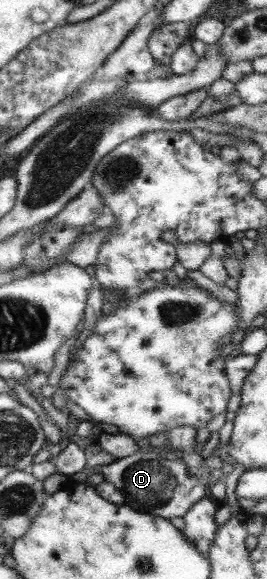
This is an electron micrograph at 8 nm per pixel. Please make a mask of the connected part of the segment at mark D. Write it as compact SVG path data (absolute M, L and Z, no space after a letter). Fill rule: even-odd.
M139 449L129 456L113 459L109 464L94 466L92 473L99 473L107 483L112 483L123 495L127 507L168 520L183 517L193 503L208 496L204 483L190 475L182 461L160 458L150 449Z

